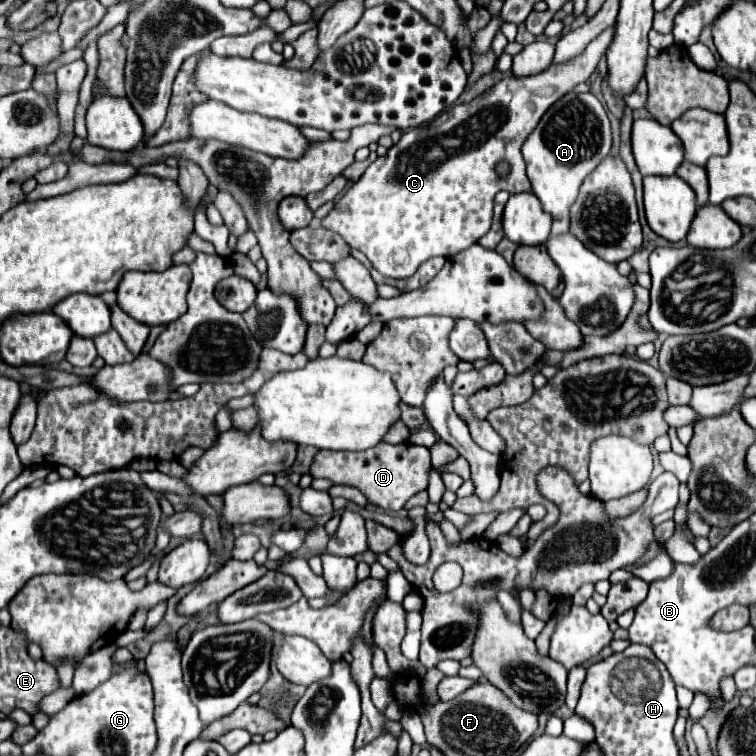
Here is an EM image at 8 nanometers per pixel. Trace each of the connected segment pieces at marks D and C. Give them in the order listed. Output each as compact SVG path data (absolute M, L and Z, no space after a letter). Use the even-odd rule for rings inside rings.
M379 442L371 450L363 452L337 452L337 450L319 450L311 466L313 478L327 478L333 484L345 484L357 488L371 504L399 512L405 502L421 490L427 490L427 472L431 468L429 448L415 446L409 442L387 444Z
M605 30L575 62L549 66L533 76L503 78L475 100L451 106L449 114L443 112L433 124L405 132L387 156L377 158L343 194L321 224L361 250L373 268L389 278L409 278L429 258L451 258L475 244L491 228L493 198L499 190L511 194L531 190L521 154L525 138L553 102L575 84L587 82L609 42L611 30ZM501 162L509 164L507 176L497 172Z

